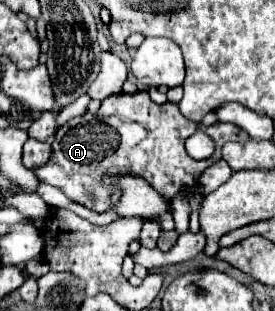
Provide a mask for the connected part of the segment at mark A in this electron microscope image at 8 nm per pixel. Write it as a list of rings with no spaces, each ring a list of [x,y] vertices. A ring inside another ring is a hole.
[[[145,90],[137,92],[135,96],[115,94],[101,102],[101,108],[97,114],[83,114],[67,122],[55,132],[53,140],[53,152],[45,166],[39,166],[33,170],[41,182],[47,182],[51,186],[57,186],[63,190],[63,194],[77,202],[87,206],[93,212],[105,212],[117,204],[117,198],[121,198],[119,192],[113,190],[115,178],[119,174],[137,176],[149,182],[165,200],[173,200],[177,194],[189,192],[193,186],[197,186],[197,180],[209,164],[215,164],[221,160],[221,148],[225,142],[247,142],[249,134],[235,124],[217,122],[213,126],[203,126],[197,122],[187,120],[181,116],[179,108],[171,102],[167,104],[155,104],[151,102],[149,94]],[[203,130],[209,138],[215,142],[215,154],[209,160],[193,160],[185,152],[185,140],[195,132]],[[91,192],[97,192],[95,200],[89,198]]]

